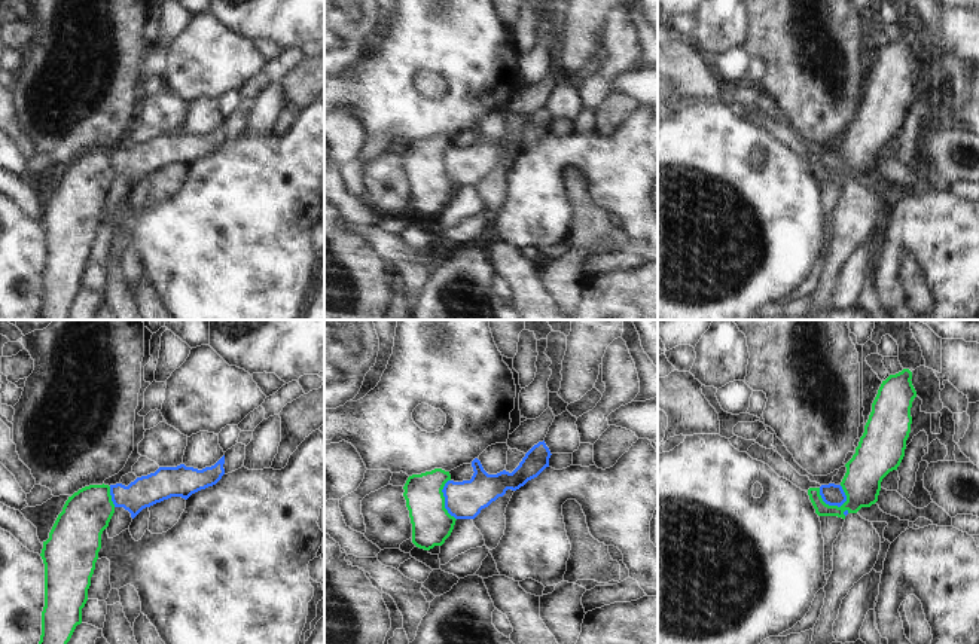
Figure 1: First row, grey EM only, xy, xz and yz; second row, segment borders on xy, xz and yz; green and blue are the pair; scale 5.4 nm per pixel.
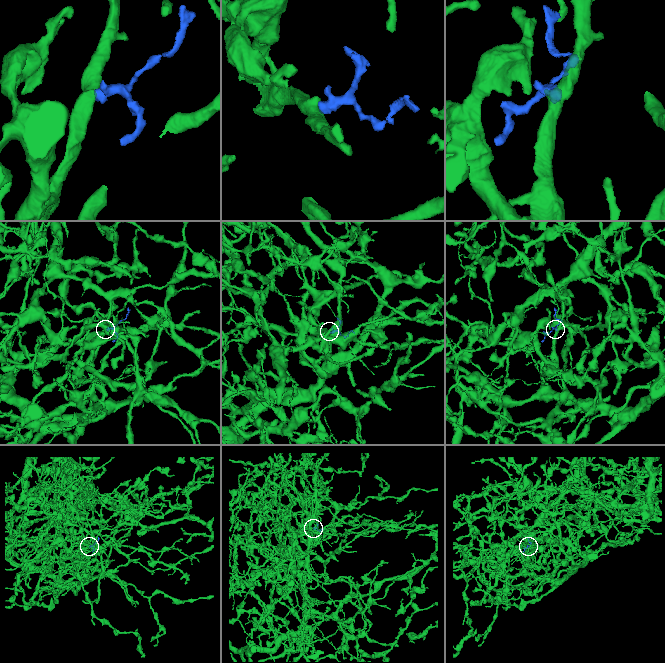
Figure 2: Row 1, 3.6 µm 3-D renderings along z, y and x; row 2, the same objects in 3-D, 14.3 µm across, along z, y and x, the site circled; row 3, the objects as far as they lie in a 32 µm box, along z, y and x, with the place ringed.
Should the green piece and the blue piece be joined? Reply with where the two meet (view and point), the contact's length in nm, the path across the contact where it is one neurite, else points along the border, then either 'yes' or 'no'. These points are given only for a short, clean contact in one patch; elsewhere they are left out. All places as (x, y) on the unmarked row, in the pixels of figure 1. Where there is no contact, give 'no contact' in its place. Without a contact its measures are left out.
yz (827, 171) | 170 nm | along yz (819, 155), (820, 164), (832, 173), (841, 173), (847, 167) | no

